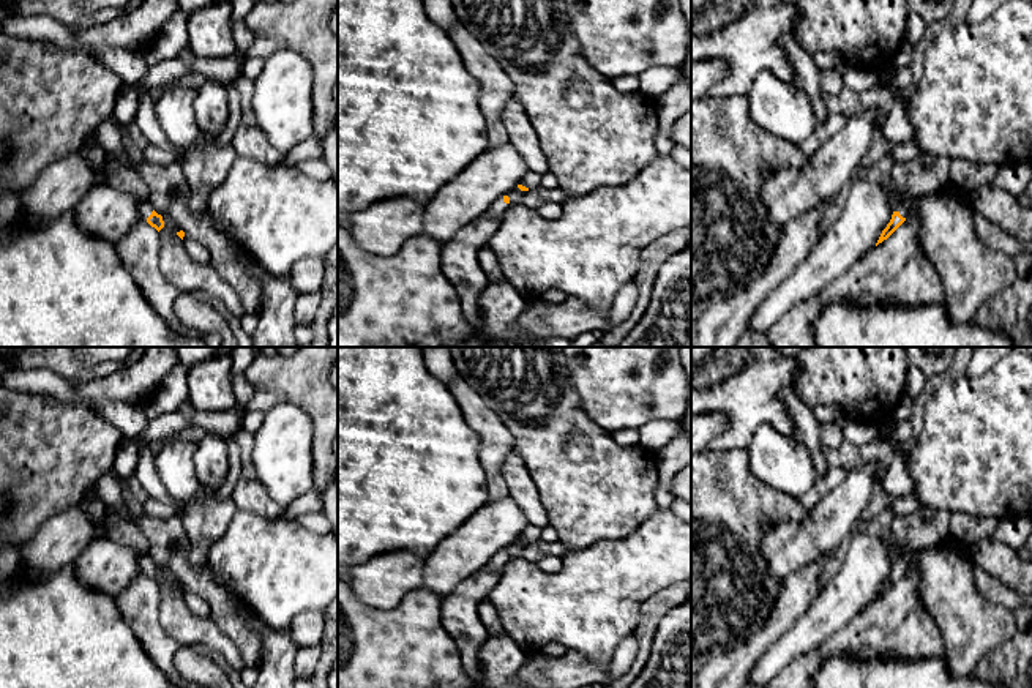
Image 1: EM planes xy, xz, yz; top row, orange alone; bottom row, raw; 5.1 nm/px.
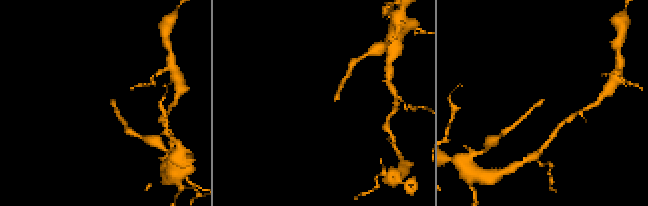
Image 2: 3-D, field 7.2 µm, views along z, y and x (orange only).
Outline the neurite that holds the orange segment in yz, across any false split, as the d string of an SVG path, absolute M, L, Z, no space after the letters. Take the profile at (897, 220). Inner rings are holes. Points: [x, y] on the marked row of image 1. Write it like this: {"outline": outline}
{"outline": "M909 197L899 207L893 210L892 219L887 227L882 230L876 246L887 240L909 216L920 197Z"}

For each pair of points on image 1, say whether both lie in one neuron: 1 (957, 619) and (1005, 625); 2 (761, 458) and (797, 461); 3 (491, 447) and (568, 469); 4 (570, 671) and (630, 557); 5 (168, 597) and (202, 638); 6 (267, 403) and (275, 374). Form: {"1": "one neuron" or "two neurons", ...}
{"1": "one neuron", "2": "one neuron", "3": "two neurons", "4": "two neurons", "5": "one neuron", "6": "two neurons"}

